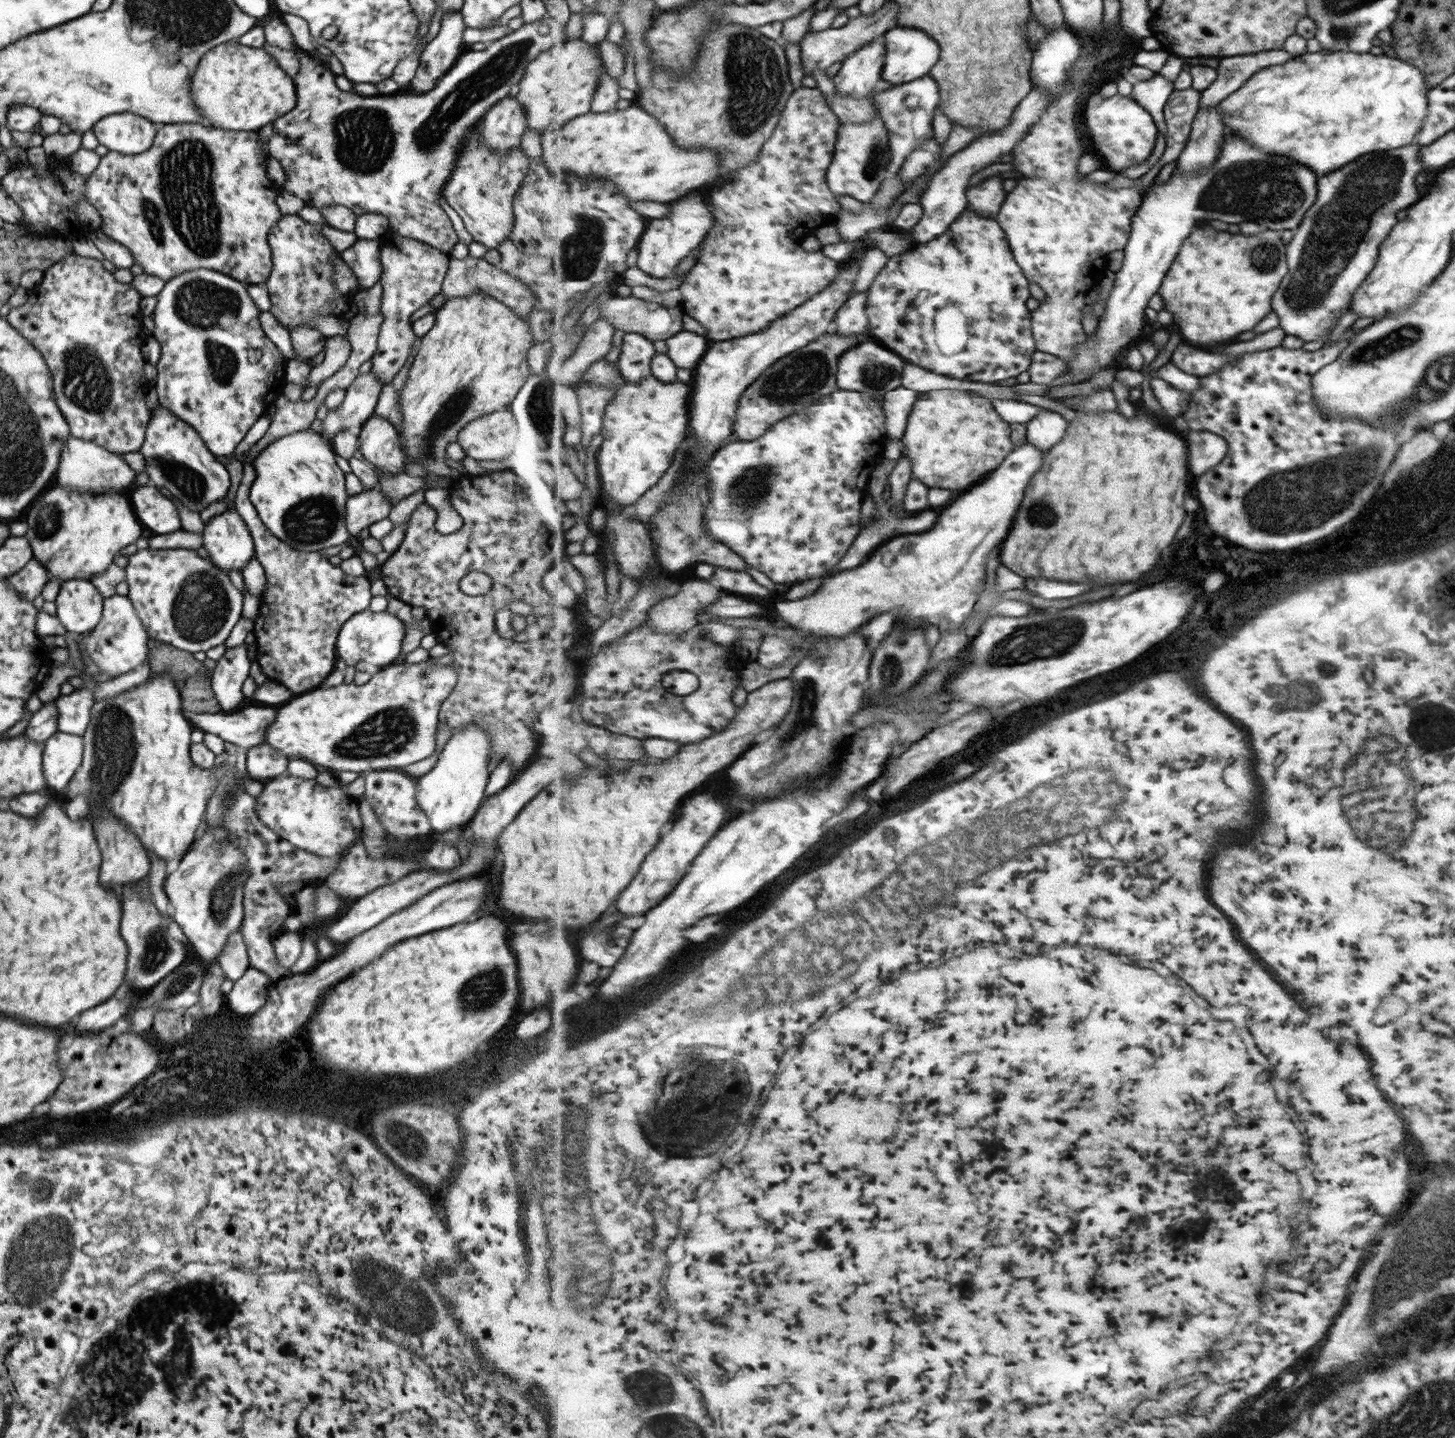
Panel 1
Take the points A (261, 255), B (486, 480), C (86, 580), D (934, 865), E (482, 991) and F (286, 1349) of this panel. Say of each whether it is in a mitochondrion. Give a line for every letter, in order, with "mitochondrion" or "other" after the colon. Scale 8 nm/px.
A: other
B: other
C: other
D: mitochondrion
E: mitochondrion
F: other

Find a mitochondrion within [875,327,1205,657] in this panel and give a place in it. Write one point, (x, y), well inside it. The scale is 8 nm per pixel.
(1037, 515)

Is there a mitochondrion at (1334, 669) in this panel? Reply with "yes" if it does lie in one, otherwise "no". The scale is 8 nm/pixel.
yes

